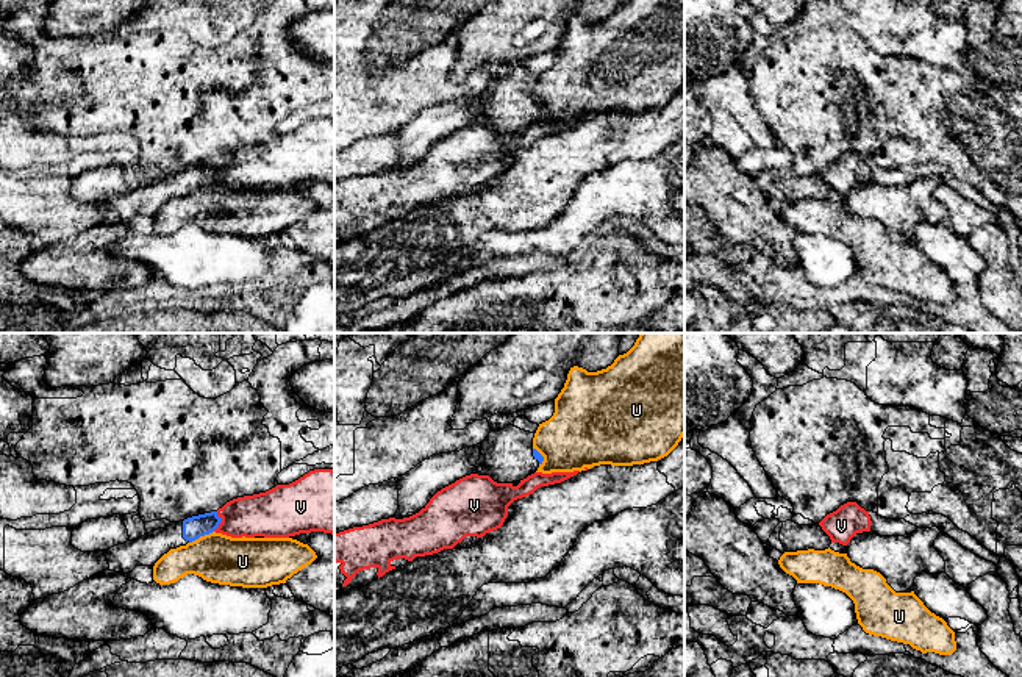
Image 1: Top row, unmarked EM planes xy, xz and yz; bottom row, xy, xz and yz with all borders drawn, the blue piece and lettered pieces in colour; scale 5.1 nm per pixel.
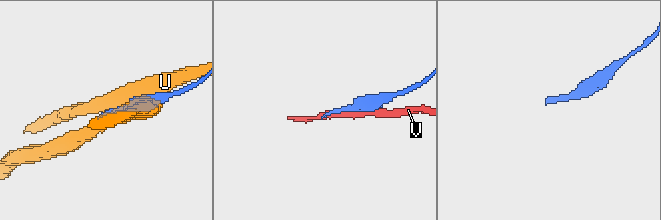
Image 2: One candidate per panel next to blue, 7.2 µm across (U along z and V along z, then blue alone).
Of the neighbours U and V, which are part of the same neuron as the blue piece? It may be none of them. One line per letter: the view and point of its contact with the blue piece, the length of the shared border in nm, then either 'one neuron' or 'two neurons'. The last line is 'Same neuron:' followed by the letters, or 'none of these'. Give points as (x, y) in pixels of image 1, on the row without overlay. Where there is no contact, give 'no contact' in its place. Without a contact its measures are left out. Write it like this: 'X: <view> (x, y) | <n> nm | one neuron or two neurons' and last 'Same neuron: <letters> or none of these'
U: xy (200, 185) | 140 nm | two neurons
V: xy (221, 171) | 110 nm | two neurons
Same neuron: none of these

